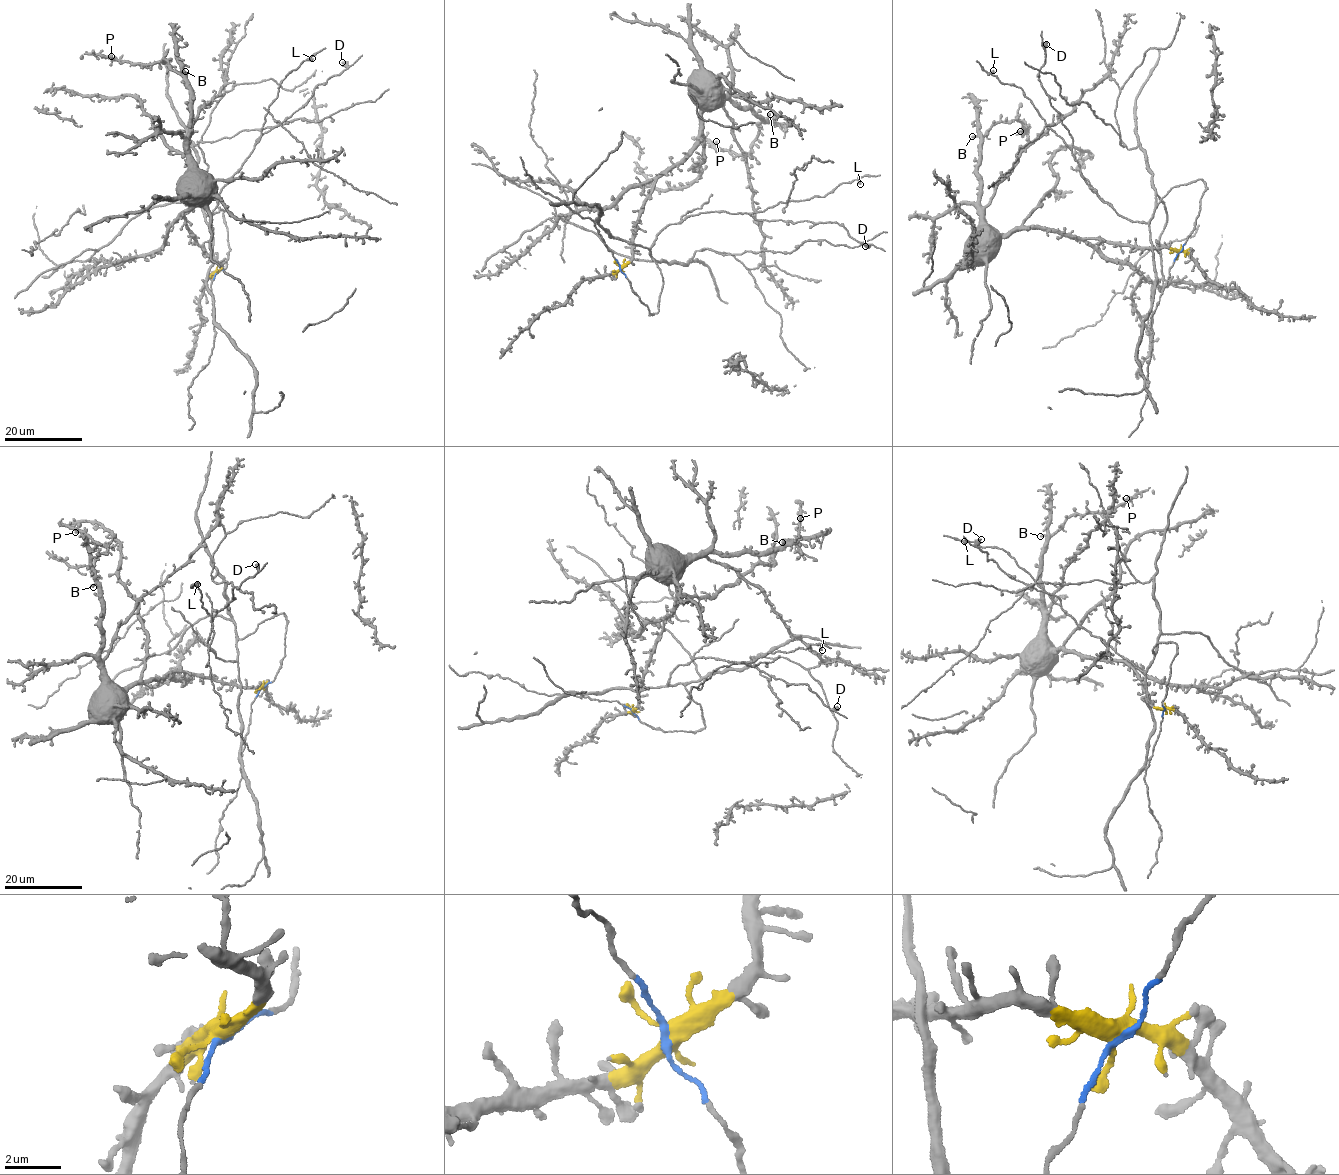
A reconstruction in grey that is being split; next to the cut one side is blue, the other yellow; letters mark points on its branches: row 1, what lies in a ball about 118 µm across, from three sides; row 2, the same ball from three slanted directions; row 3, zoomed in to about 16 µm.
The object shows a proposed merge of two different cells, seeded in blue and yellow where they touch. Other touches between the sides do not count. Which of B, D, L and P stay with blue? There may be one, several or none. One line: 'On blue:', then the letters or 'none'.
On blue: D, L

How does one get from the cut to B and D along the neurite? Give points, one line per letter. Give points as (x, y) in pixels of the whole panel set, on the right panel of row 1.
B: (1179, 251), (1137, 249), (1039, 229), (998, 233), (986, 224), (980, 205), (980, 141), (972, 137)
D: (1179, 251), (1204, 182), (1172, 188), (1146, 223), (1100, 198), (1038, 78), (1045, 44)

